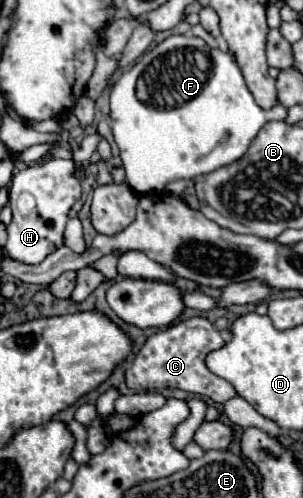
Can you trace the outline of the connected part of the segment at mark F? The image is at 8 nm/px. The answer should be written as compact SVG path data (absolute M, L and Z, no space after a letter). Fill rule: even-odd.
M195 36L165 38L153 50L145 52L131 70L123 72L111 92L111 130L127 172L127 184L137 194L161 192L167 182L181 178L189 180L237 162L245 156L259 128L269 120L285 118L285 114L287 110L281 104L273 110L259 108L247 90L233 54L209 48Z

